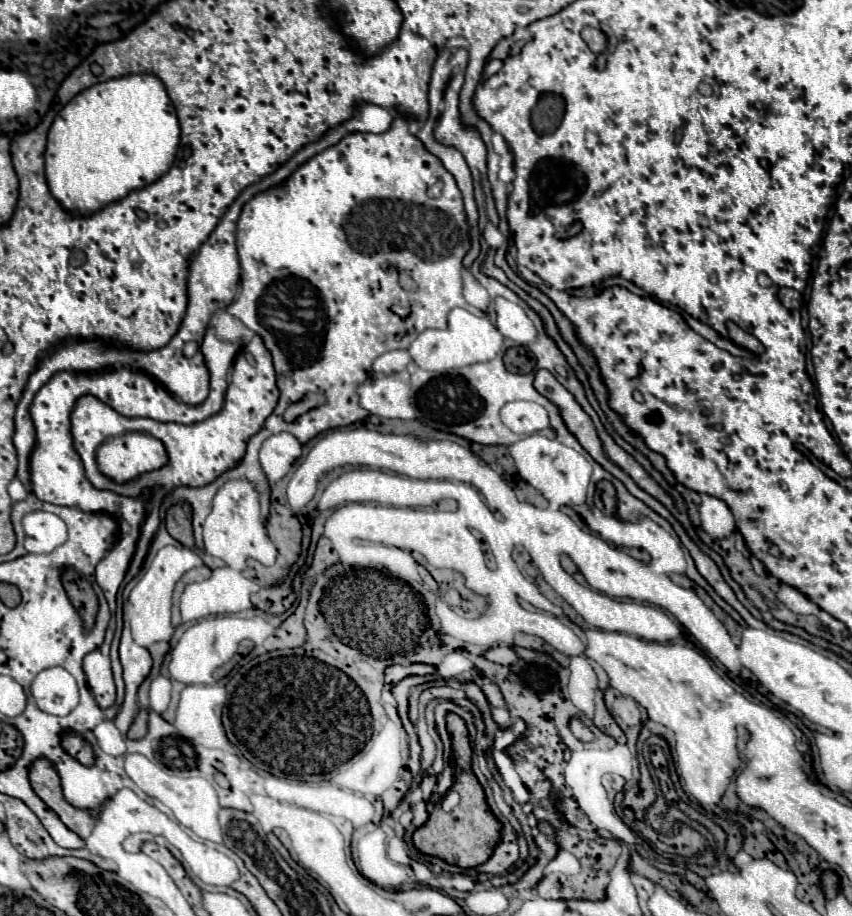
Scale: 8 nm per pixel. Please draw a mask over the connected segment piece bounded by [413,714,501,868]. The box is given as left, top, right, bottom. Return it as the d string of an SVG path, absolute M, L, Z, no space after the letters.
M449 714L447 716L447 730L451 734L453 756L455 756L453 790L459 792L461 802L453 808L451 814L443 812L441 808L435 808L429 814L429 820L421 828L415 830L413 842L415 842L415 848L423 854L437 856L437 858L441 858L449 864L457 864L461 868L475 868L475 866L483 864L485 860L489 860L489 856L493 854L497 842L501 840L501 822L489 810L487 800L485 800L485 792L483 792L477 776L473 774L473 768L471 768L473 750L471 750L465 720L457 714Z

